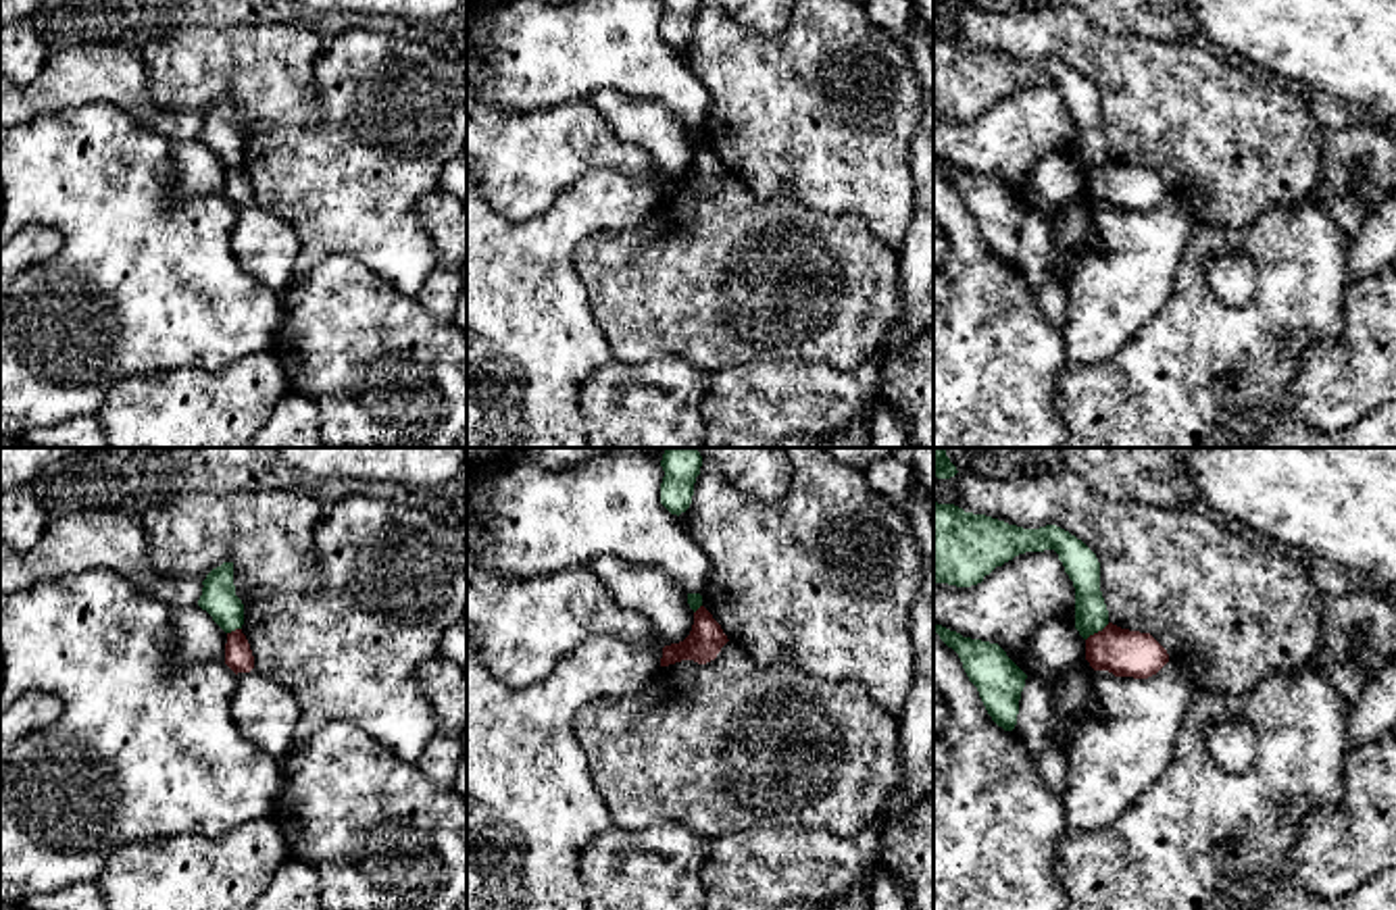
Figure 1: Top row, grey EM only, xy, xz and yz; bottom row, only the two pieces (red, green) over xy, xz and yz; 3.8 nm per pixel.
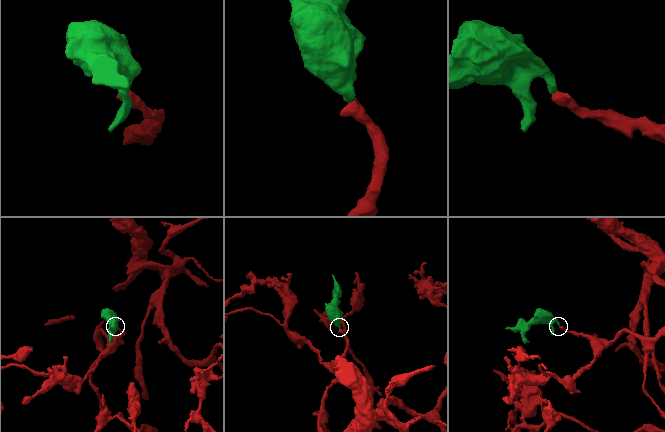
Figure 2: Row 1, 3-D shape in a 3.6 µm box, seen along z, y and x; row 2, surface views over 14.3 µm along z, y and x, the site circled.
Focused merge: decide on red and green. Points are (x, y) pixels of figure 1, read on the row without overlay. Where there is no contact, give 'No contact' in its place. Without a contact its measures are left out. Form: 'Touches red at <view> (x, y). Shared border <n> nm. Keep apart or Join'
Touches red at yz (1099, 165). Shared border 120 nm. Keep apart

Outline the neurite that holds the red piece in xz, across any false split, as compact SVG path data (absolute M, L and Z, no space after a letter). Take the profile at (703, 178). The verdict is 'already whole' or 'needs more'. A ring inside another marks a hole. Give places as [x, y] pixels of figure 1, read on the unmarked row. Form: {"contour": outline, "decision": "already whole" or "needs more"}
{"contour": "M700 140L694 146L694 158L690 169L679 177L663 181L660 200L669 200L681 194L706 198L717 192L717 187L727 175L729 173L723 167L721 158L713 152L713 148L704 140Z", "decision": "already whole"}

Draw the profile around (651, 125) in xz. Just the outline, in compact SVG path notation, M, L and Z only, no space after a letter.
M598 90L588 102L623 142L644 148L665 179L679 177L690 169L694 144L688 127L667 106L627 98L615 90Z

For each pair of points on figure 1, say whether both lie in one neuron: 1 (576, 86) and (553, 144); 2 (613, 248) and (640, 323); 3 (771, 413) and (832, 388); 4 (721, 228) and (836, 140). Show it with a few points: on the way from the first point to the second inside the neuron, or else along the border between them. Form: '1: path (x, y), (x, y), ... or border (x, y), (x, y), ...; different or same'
1: border (586, 98), (521, 113); different
2: path (624, 267), (640, 284), (640, 305); same
3: path (786, 398), (817, 398); same
4: border (730, 173), (759, 196), (788, 188), (809, 207); different

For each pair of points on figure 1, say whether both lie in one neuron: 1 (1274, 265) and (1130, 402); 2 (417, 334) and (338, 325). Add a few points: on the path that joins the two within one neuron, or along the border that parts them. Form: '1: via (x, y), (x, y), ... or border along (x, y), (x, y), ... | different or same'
1: via (1261, 309), (1174, 396) | same
2: via (399, 334), (357, 334) | same

